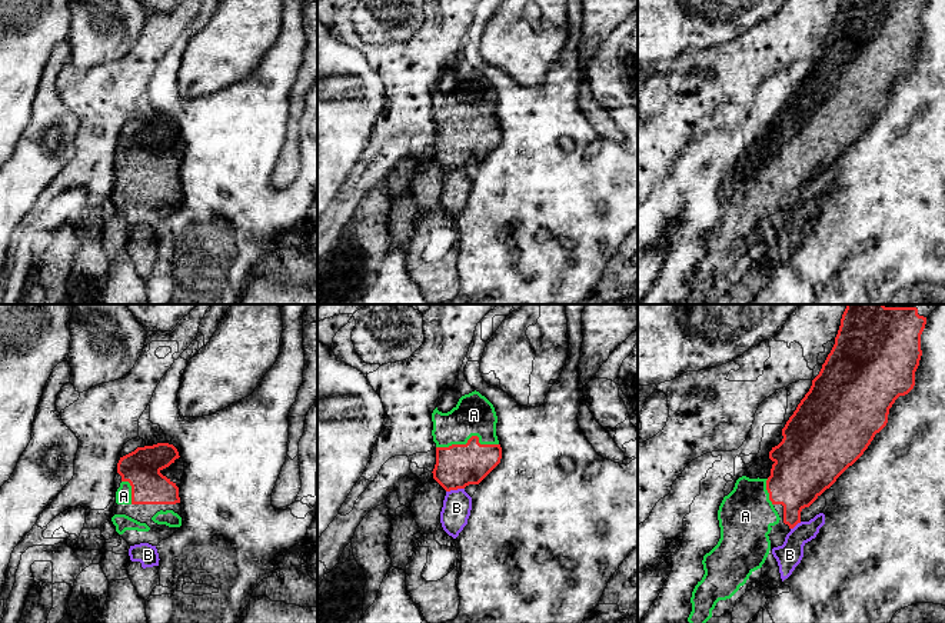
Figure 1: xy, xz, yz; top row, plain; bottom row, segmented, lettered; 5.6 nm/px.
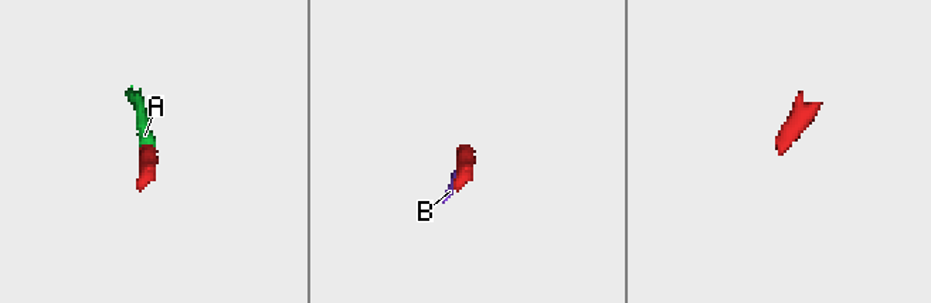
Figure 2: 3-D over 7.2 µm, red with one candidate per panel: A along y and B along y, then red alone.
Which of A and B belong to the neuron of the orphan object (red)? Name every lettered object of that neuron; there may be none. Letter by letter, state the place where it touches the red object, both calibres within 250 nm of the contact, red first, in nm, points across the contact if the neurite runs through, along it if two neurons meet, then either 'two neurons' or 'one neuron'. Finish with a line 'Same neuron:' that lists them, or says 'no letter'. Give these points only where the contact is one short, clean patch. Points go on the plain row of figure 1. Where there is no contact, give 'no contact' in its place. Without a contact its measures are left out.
A: xz (468, 120) | 240/220 nm | one neuron
B: xz (455, 169) | 240/160 nm | two neurons
Same neuron: A

